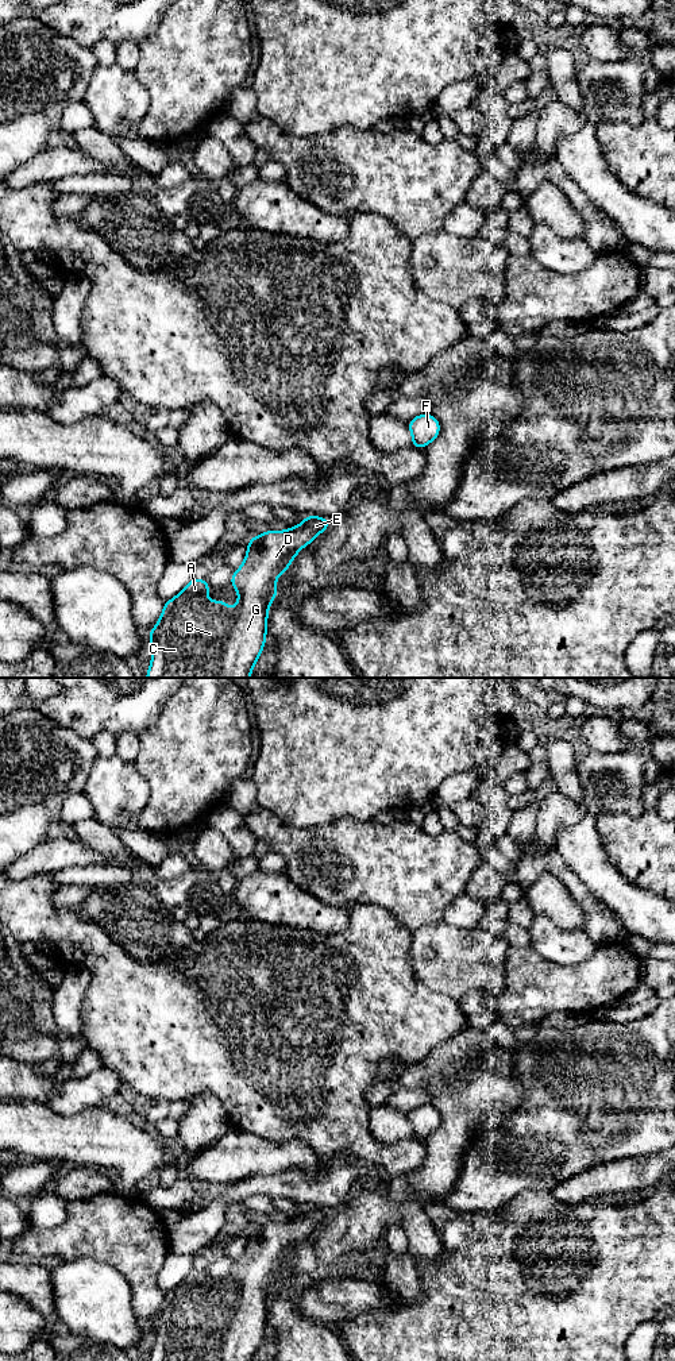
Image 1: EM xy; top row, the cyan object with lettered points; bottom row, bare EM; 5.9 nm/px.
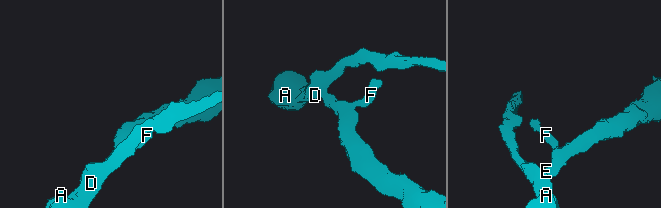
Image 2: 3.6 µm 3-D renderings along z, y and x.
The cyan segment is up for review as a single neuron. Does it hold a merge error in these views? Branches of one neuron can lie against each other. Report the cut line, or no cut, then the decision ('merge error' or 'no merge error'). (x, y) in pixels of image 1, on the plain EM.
no cut; no merge error

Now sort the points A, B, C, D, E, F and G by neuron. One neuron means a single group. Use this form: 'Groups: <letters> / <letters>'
Groups: A B C D E F G

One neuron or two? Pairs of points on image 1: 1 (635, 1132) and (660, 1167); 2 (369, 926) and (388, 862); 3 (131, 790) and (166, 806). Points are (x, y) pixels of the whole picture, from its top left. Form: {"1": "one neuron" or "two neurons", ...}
{"1": "two neurons", "2": "two neurons", "3": "two neurons"}

